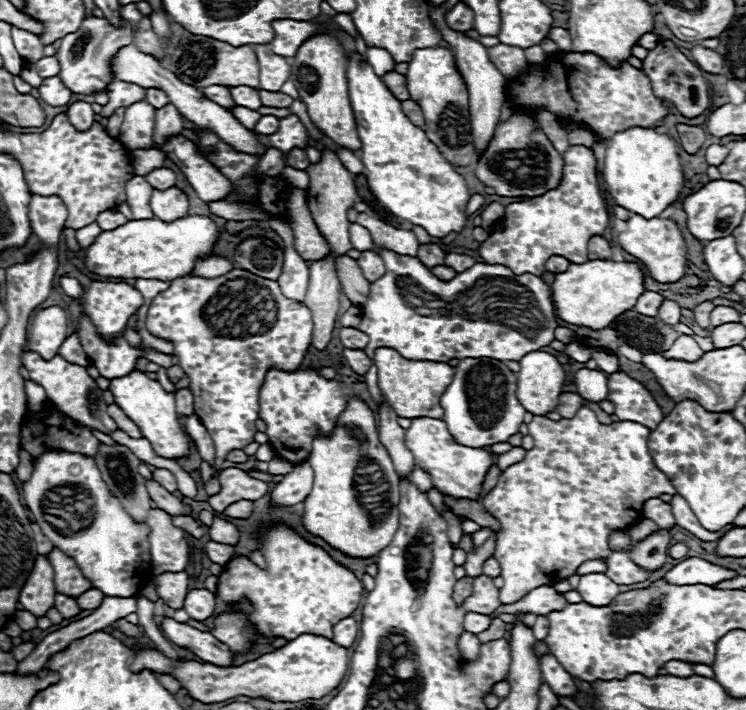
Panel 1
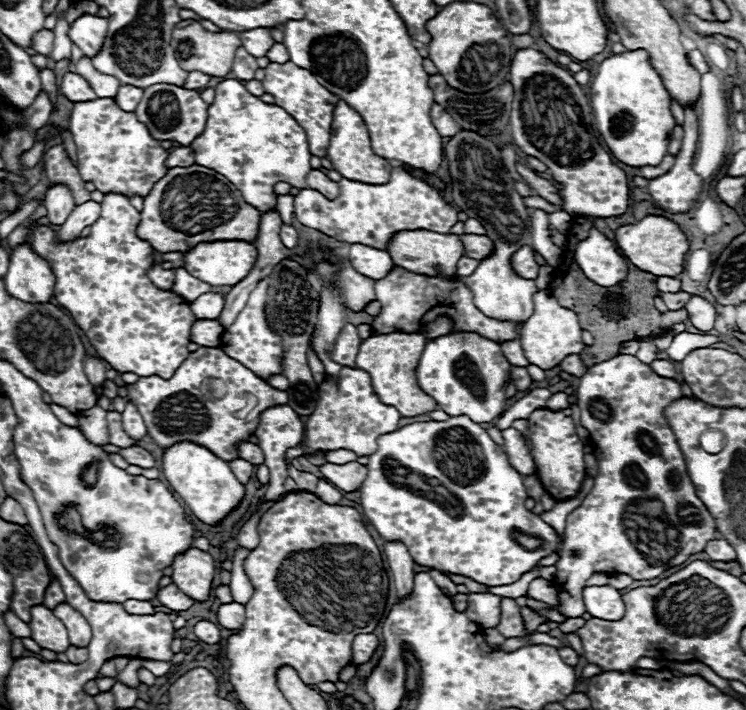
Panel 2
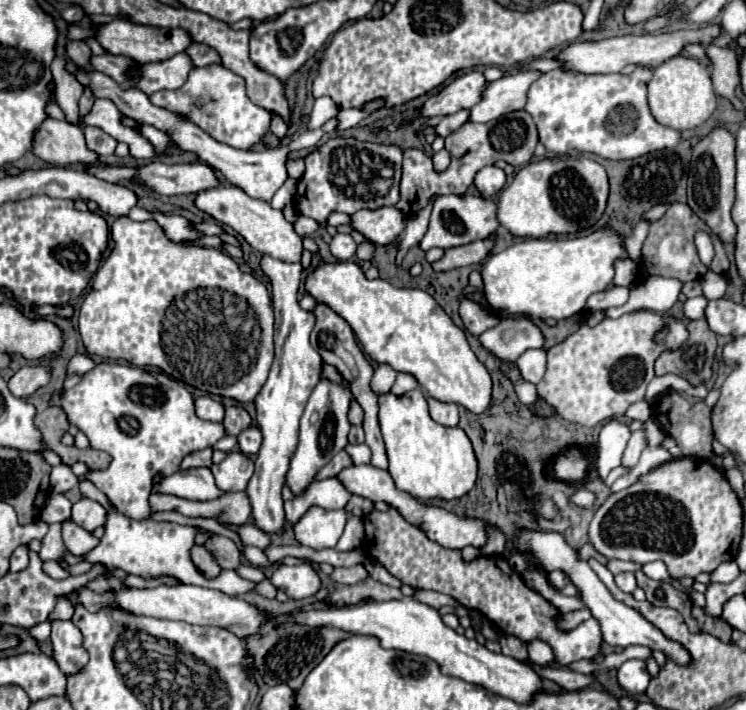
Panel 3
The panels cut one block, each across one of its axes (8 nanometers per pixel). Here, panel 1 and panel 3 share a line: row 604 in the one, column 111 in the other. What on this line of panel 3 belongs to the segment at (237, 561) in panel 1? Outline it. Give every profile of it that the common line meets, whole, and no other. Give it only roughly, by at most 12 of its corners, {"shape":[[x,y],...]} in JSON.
{"shape":[[112,224],[88,354],[250,402],[272,300],[216,248]]}

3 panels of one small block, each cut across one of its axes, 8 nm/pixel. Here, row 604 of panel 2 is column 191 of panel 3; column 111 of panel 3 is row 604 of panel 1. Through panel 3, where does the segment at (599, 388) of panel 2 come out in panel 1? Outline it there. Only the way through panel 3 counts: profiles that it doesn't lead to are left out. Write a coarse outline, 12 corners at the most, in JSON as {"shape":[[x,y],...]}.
{"shape":[[552,586],[530,590],[516,604],[504,604],[490,614],[504,612],[548,614],[568,602]]}

